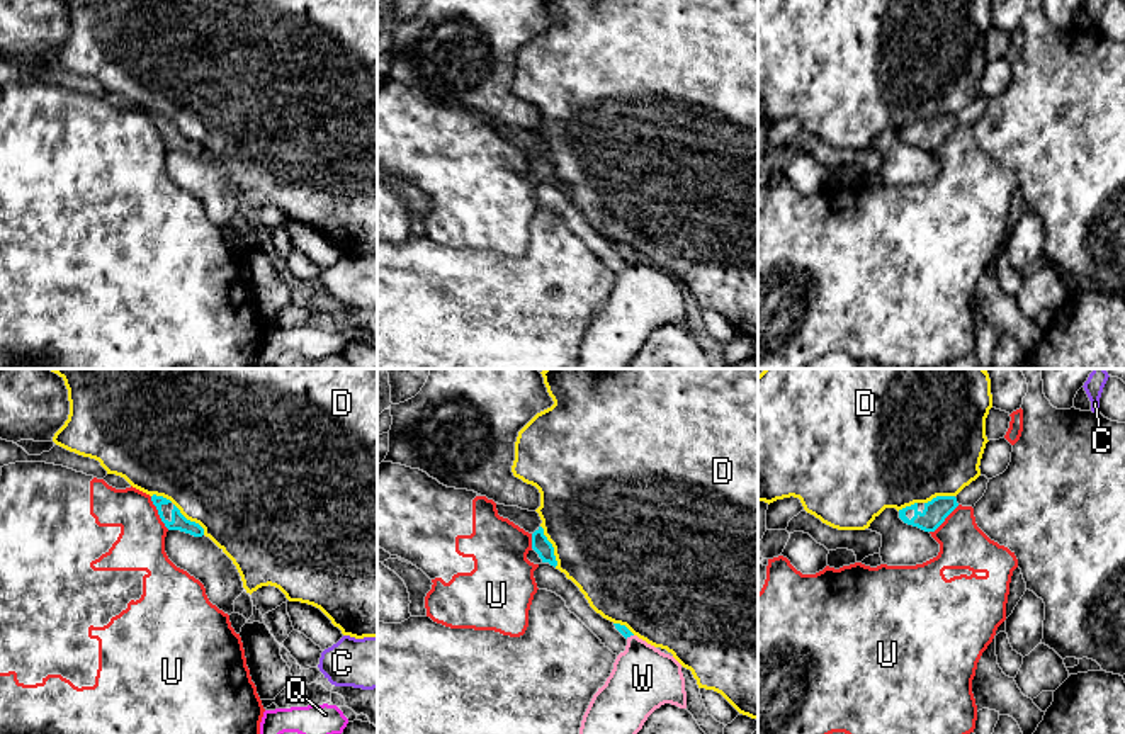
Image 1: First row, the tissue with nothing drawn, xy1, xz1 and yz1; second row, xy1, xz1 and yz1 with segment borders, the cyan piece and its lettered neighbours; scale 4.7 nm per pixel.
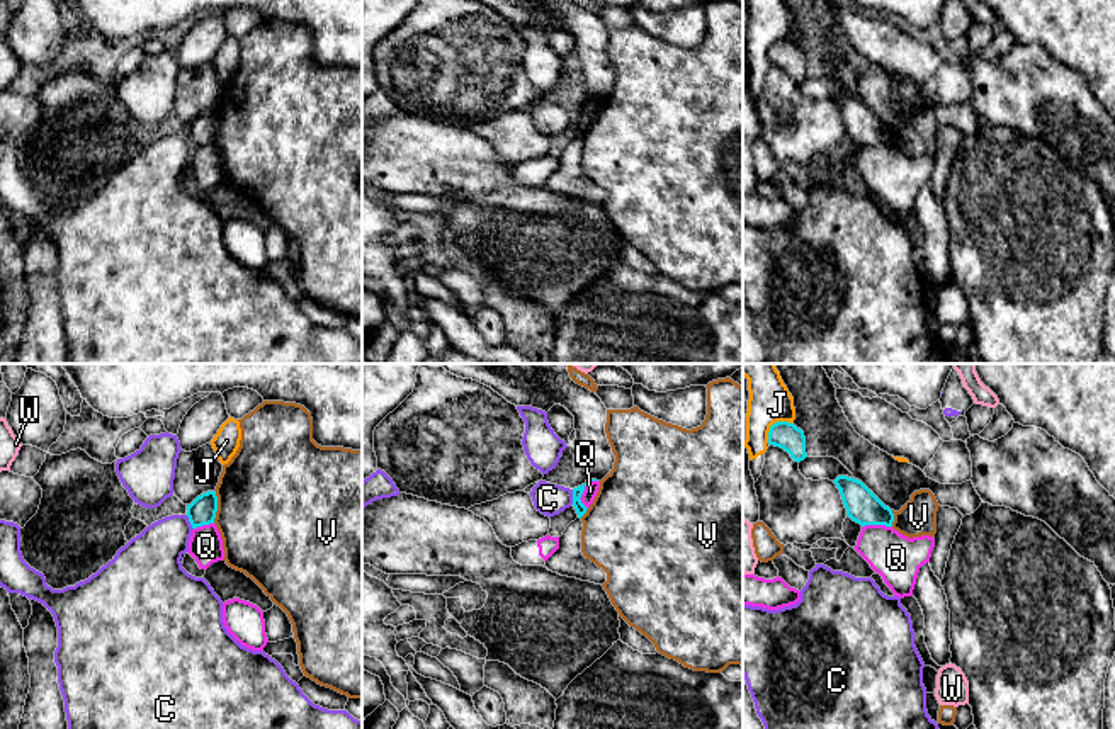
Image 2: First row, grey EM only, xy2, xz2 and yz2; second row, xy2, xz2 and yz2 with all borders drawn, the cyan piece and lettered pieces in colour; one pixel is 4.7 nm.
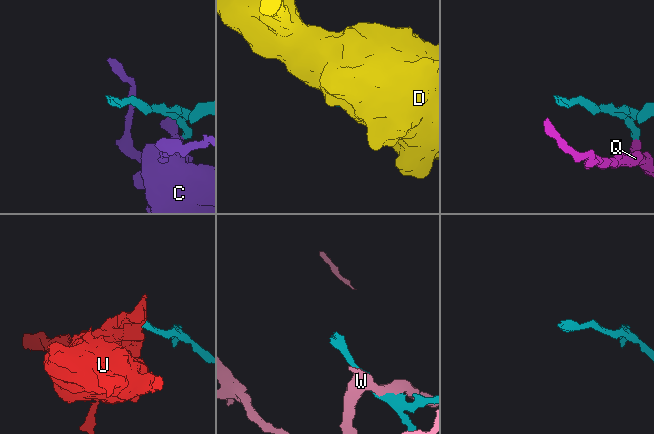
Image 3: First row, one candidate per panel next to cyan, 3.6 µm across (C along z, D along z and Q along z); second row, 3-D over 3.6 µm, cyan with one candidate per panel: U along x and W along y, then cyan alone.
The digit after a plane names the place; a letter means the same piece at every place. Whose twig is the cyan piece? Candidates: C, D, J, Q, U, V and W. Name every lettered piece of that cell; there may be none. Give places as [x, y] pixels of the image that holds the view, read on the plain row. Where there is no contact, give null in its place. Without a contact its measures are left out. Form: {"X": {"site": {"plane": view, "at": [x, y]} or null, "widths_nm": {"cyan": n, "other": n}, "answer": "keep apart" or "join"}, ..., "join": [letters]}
{"C": {"site": {"plane": "xz2", "at": [573, 116]}, "widths_nm": {"cyan": 50, "other": 150}, "answer": "keep apart"}, "D": {"site": {"plane": "xy1", "at": [179, 129]}, "widths_nm": {"cyan": 80, "other": 500}, "answer": "keep apart"}, "J": {"site": {"plane": "yz2", "at": [774, 43]}, "widths_nm": {"cyan": 130, "other": 200}, "answer": "keep apart"}, "Q": {"site": {"plane": "xz2", "at": [582, 113]}, "widths_nm": {"cyan": 50, "other": 70}, "answer": "keep apart"}, "U": {"site": {"plane": "xy1", "at": [158, 133]}, "widths_nm": {"cyan": 80, "other": 220}, "answer": "keep apart"}, "V": {"site": {"plane": "xy2", "at": [216, 126]}, "widths_nm": {"cyan": 130, "other": 500}, "answer": "keep apart"}, "W": {"site": {"plane": "xz1", "at": [629, 255]}, "widths_nm": {"cyan": 50, "other": 300}, "answer": "keep apart"}, "join": []}

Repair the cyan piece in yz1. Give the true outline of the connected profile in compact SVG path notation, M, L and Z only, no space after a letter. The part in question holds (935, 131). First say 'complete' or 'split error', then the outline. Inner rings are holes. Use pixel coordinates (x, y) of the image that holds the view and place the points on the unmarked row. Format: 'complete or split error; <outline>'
split error; M936 116L928 122L914 122L899 129L899 138L924 151L935 151L957 126L955 116Z

